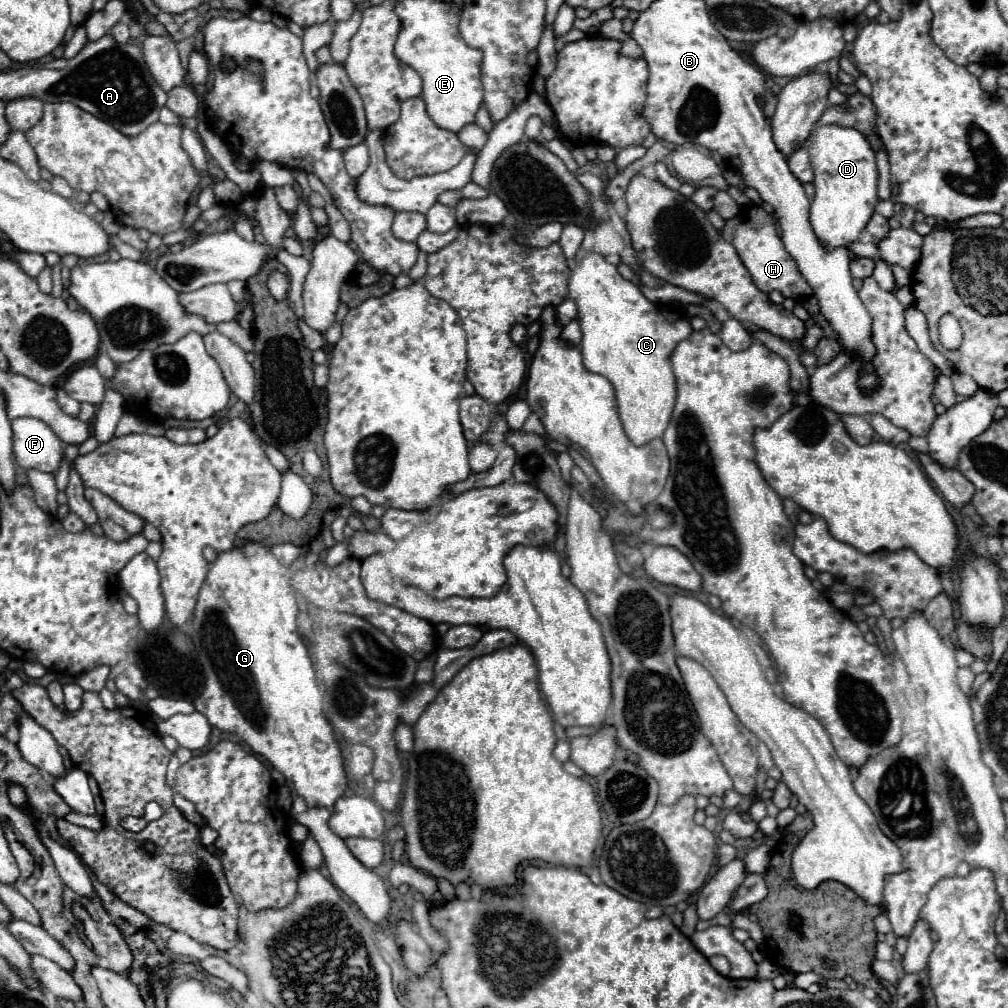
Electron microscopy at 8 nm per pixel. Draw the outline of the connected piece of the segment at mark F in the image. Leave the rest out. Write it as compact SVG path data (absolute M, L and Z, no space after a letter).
M16 418L12 420L12 430L14 456L22 468L34 468L48 474L58 472L64 458L64 444L48 424L36 418Z

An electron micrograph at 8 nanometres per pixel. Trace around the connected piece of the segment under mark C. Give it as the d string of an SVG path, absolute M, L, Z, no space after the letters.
M596 252L588 254L570 274L568 296L578 306L584 366L612 382L626 436L634 446L662 438L676 400L670 352L680 340L692 334L686 314L672 306L658 306L646 300L636 284L624 280L616 272L616 266L608 264Z

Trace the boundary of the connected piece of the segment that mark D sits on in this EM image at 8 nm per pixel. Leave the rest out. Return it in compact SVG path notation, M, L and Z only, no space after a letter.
M816 122L814 132L812 132L812 146L808 148L810 152L810 162L814 168L814 186L816 186L816 194L812 198L812 206L810 206L810 224L820 240L820 244L826 250L834 250L840 246L848 246L852 242L856 242L860 238L862 228L866 228L868 220L874 214L874 206L878 204L878 194L876 194L876 186L878 186L878 170L876 170L876 158L874 152L866 140L864 134L856 132L854 128L842 128L842 126L820 126Z

